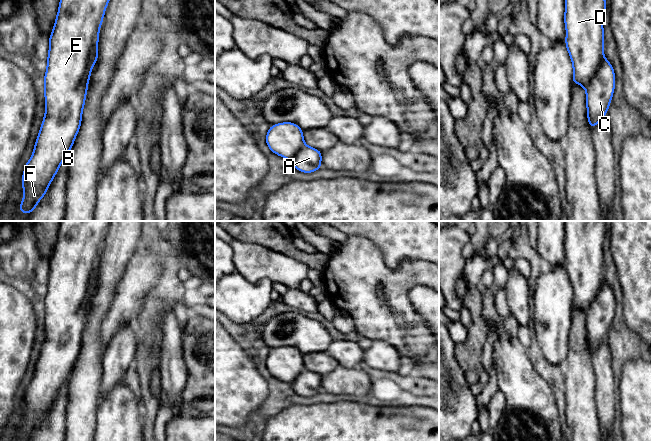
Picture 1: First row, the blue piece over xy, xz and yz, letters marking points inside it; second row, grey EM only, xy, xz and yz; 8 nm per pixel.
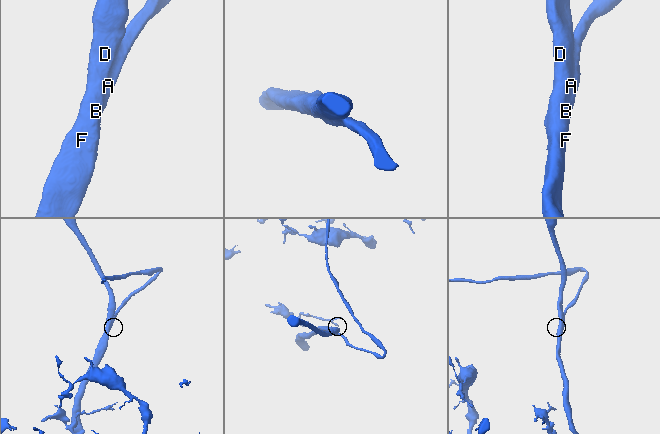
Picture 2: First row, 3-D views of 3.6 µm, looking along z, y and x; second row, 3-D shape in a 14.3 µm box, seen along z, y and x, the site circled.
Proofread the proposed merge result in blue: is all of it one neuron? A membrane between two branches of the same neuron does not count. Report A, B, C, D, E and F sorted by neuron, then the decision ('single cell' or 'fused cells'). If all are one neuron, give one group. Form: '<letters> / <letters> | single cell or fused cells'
A B C D E F | single cell

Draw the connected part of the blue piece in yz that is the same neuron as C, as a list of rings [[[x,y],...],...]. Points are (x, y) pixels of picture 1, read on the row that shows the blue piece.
[[[565,0],[565,45],[573,65],[572,82],[583,86],[586,90],[588,124],[592,130],[607,114],[616,80],[614,69],[603,54],[605,11],[605,0]]]

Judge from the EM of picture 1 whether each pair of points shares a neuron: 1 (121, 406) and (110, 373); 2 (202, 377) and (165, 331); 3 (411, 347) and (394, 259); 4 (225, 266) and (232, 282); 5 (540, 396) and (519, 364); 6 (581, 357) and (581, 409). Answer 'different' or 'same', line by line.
1: same
2: different
3: different
4: different
5: same
6: same

